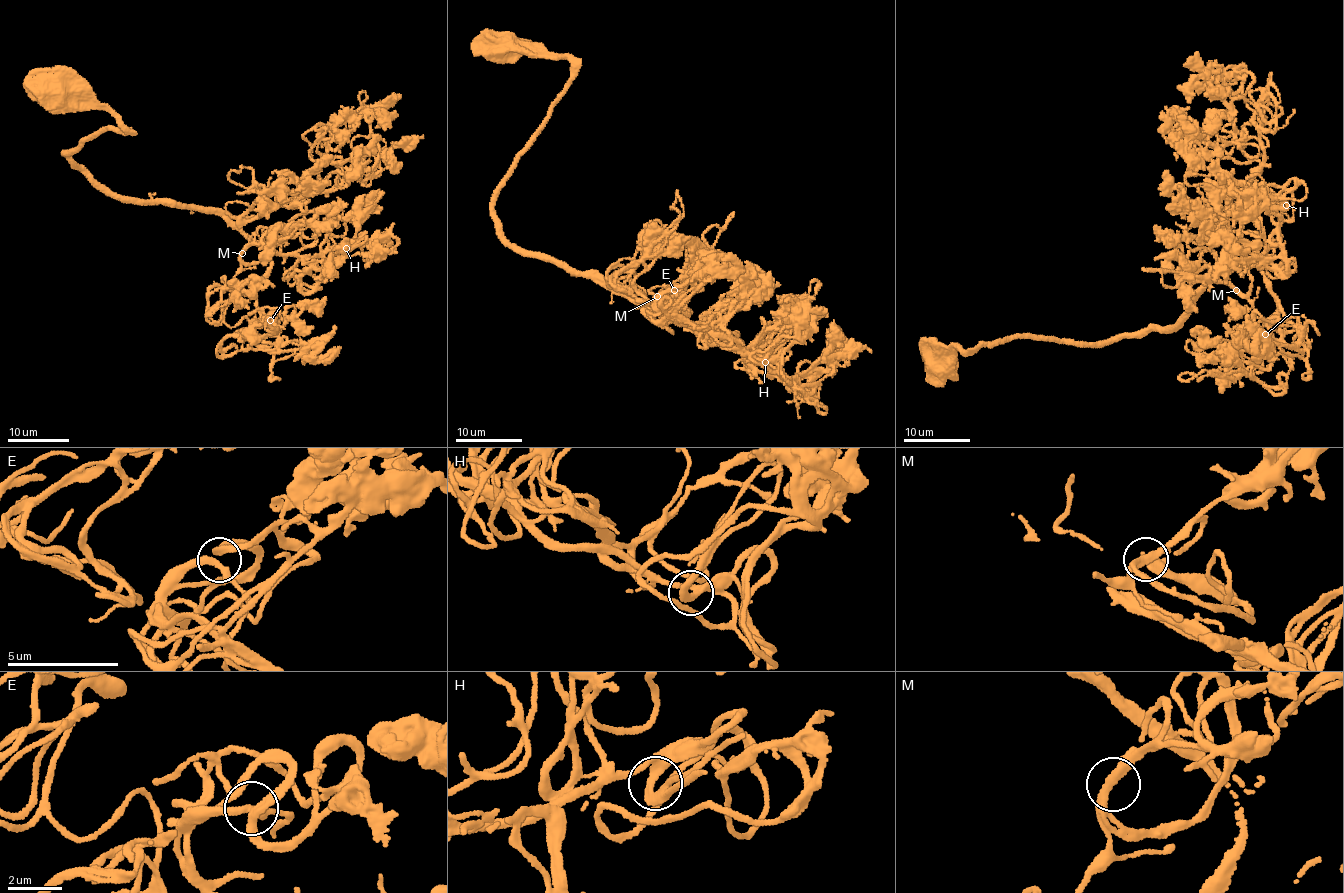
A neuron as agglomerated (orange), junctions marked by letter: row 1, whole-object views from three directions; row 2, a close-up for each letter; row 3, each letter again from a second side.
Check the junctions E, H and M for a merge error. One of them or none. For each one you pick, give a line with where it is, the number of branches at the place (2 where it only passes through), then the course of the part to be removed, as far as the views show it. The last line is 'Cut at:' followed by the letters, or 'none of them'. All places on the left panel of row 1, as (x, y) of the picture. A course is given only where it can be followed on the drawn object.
Cut at: none of them

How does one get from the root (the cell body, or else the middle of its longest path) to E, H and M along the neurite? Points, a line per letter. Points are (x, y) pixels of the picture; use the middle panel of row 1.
E: (500, 41), (570, 60), (573, 72), (499, 192), (497, 233), (684, 322), (663, 322), (674, 290)
H: (500, 41), (570, 60), (573, 72), (499, 192), (497, 233), (595, 271), (636, 302), (765, 362)
M: (500, 41), (570, 60), (573, 72), (499, 192), (497, 233), (684, 322), (653, 321), (641, 303), (657, 296)

